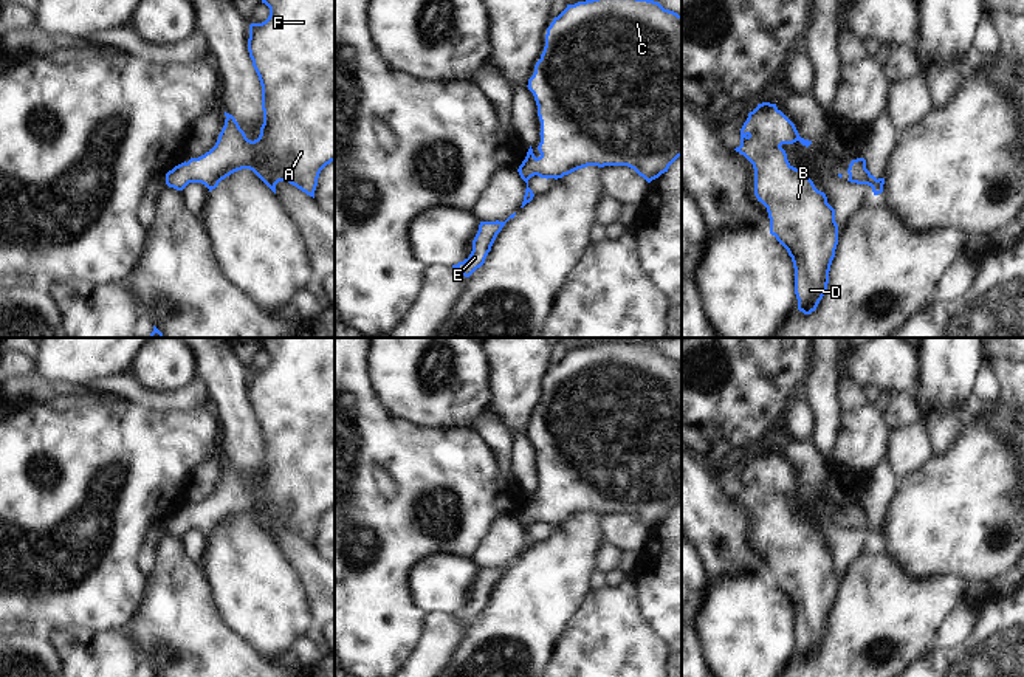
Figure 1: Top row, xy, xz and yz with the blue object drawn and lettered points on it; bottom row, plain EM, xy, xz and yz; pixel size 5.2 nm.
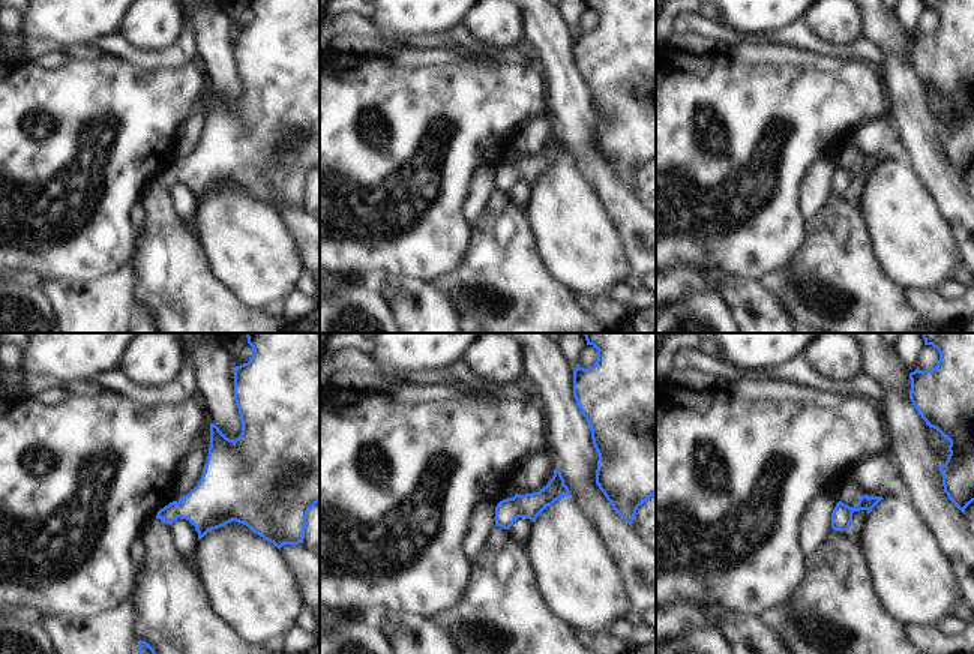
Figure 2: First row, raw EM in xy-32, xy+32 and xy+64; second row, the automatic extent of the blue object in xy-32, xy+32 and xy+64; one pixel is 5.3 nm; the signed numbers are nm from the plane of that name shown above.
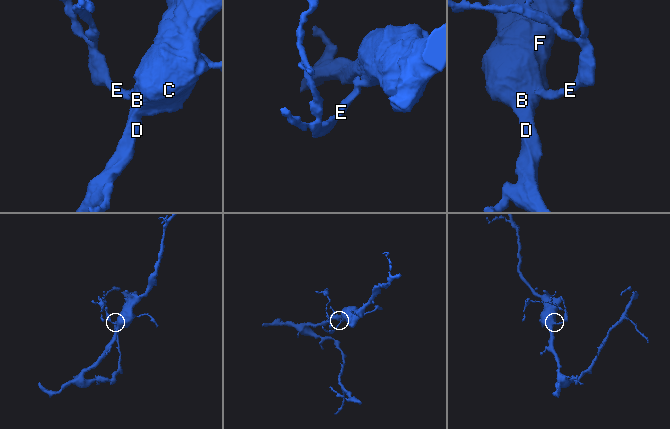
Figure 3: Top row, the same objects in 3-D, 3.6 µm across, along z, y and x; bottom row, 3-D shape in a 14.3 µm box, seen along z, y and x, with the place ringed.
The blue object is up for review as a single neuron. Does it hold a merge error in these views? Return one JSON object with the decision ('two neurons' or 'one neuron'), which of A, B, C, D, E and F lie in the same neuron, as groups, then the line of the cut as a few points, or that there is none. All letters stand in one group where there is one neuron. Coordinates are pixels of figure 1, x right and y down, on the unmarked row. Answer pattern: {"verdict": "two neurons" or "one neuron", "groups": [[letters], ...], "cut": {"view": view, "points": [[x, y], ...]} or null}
{"verdict": "one neuron", "groups": [["A", "B", "C", "D", "E", "F"]], "cut": null}

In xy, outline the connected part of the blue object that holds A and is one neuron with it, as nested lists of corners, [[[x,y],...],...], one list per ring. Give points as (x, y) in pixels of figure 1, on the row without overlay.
[[[259,338],[262,344],[262,350],[270,355],[270,363],[262,370],[249,372],[249,386],[248,386],[248,398],[253,407],[253,414],[259,423],[262,432],[262,457],[263,457],[263,471],[260,474],[260,482],[257,486],[251,488],[246,485],[245,479],[240,476],[235,465],[225,459],[225,473],[218,482],[215,493],[198,505],[191,505],[187,510],[181,510],[175,513],[172,517],[166,521],[166,531],[177,538],[183,538],[189,530],[201,530],[209,539],[218,533],[222,527],[229,524],[231,521],[249,516],[253,517],[274,541],[276,531],[279,528],[288,528],[296,533],[307,542],[314,545],[314,538],[318,533],[318,525],[321,517],[335,508],[335,338]]]

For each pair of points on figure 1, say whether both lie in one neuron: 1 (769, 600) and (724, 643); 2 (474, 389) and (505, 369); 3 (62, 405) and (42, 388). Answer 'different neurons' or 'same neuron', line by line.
1: same neuron
2: different neurons
3: different neurons

